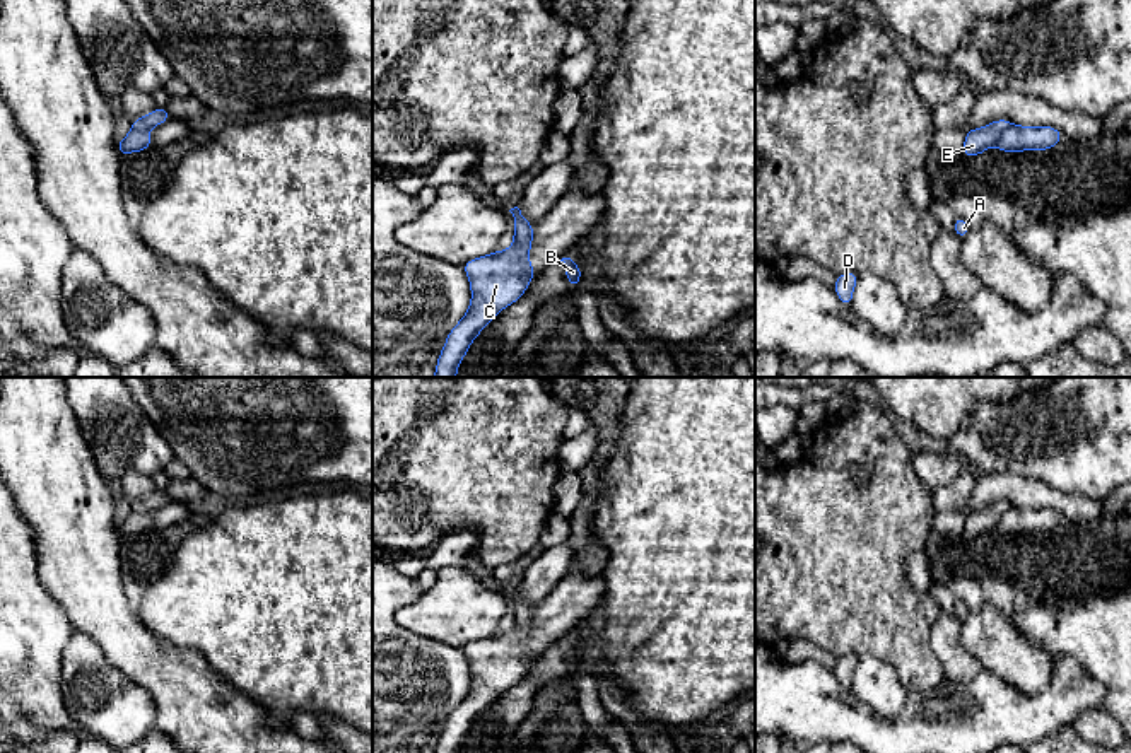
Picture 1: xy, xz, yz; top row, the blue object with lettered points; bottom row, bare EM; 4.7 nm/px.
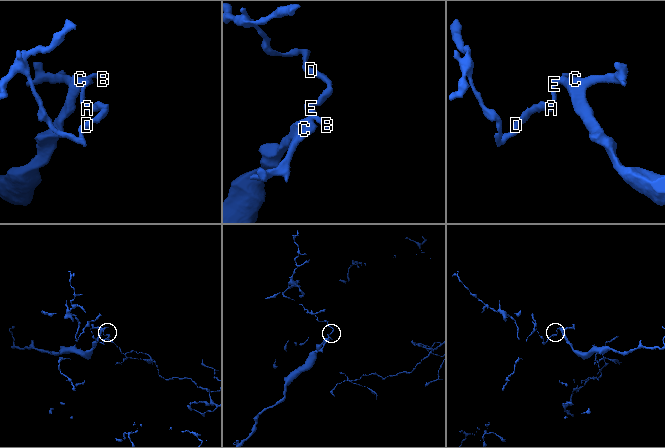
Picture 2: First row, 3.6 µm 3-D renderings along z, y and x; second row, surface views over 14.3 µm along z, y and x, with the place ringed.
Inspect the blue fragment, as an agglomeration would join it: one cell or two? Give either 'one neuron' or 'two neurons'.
two neurons

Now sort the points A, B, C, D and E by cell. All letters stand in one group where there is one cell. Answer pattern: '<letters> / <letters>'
A B D E / C

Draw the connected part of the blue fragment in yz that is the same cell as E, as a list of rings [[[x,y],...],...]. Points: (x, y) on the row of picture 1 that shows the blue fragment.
[[[998,120],[982,128],[965,131],[965,143],[962,154],[967,157],[976,157],[981,152],[986,152],[989,147],[998,143],[1001,133],[1008,126],[1010,126],[1008,120]]]

